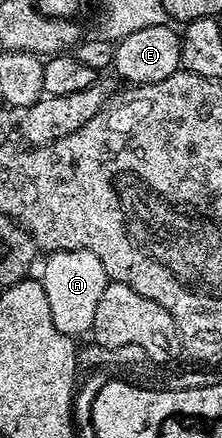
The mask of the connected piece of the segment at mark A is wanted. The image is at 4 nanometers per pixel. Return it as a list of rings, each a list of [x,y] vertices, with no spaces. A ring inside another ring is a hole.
[[[62,249],[45,259],[46,266],[42,269],[40,280],[44,295],[48,295],[48,308],[52,310],[56,331],[75,339],[81,338],[81,333],[89,334],[94,328],[100,295],[104,295],[108,284],[104,263],[100,263],[100,259],[86,249]]]

